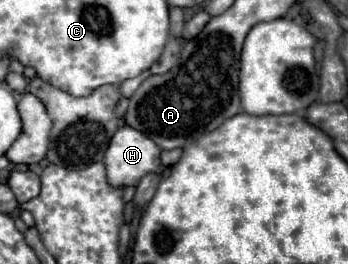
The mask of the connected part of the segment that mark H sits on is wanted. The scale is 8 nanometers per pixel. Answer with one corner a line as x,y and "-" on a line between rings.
127,124
121,126
105,152
109,184
137,186
145,174
159,170
159,154
161,148
149,136

